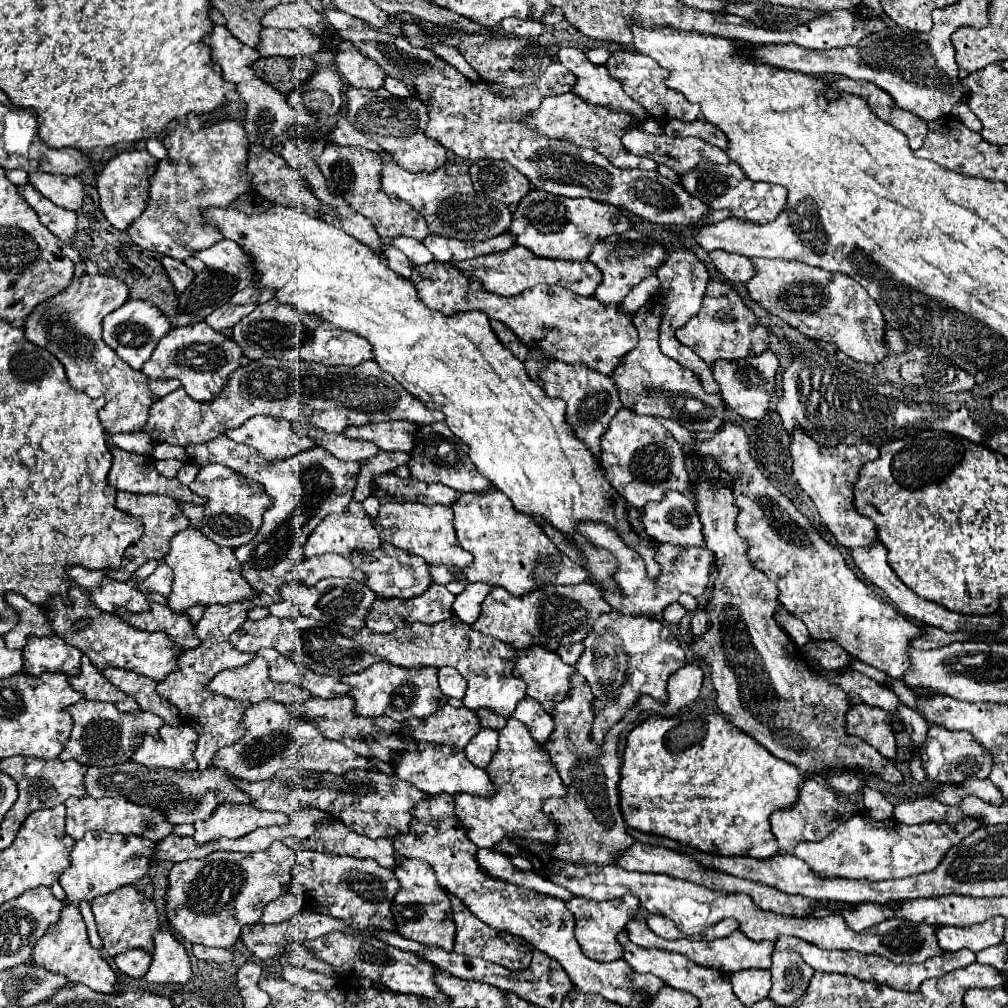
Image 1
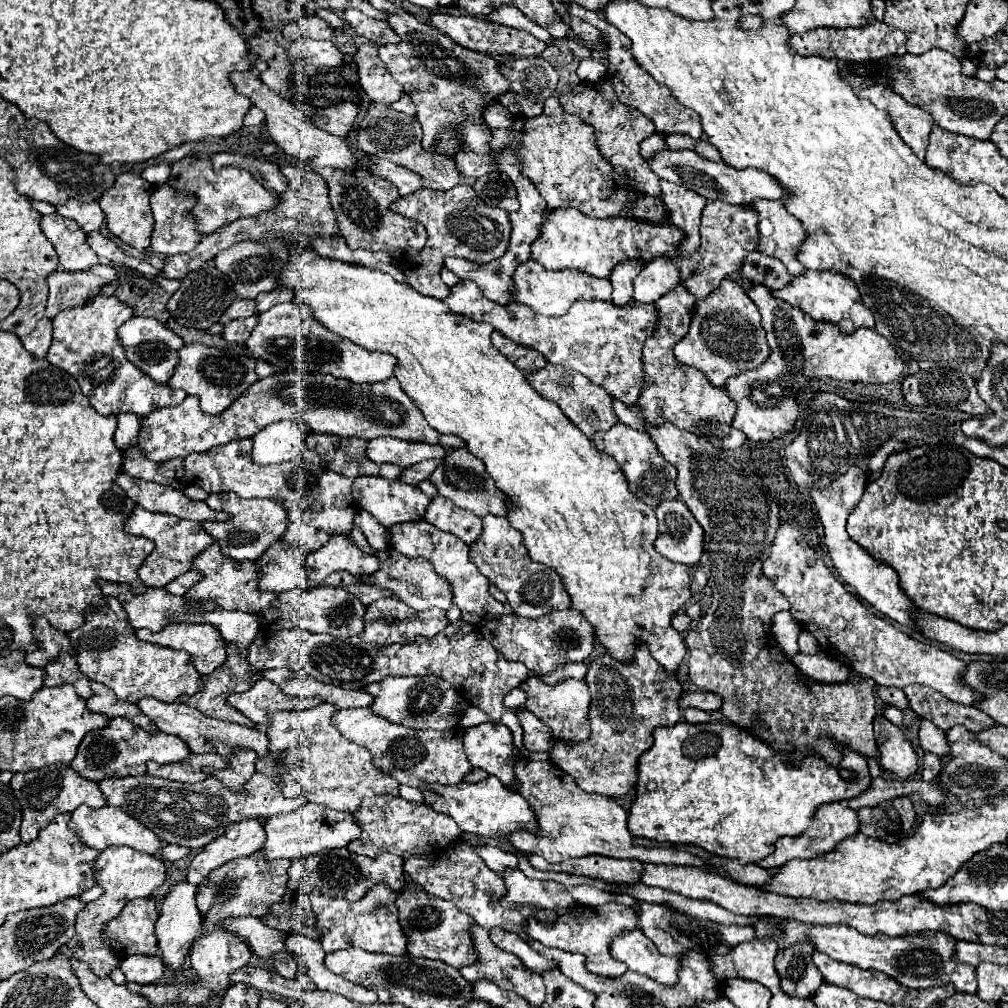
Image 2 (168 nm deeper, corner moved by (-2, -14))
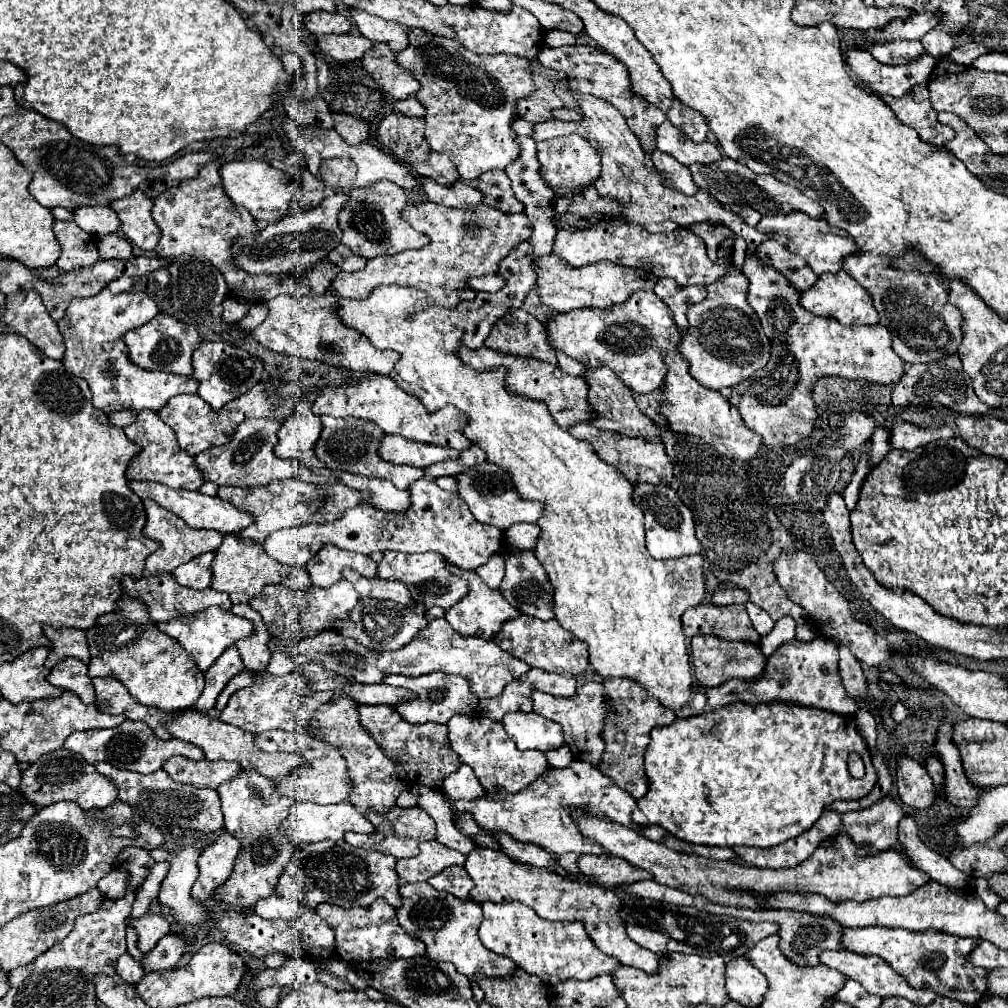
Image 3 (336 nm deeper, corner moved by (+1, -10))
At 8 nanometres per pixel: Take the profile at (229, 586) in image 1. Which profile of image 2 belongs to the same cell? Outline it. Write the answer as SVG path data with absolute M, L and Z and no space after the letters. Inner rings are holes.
M217 543L209 545L205 551L199 553L199 557L191 561L191 571L199 571L199 575L203 575L203 579L199 579L199 583L191 585L191 591L187 591L187 601L191 601L191 607L195 607L195 603L205 603L207 599L215 599L215 605L219 609L261 613L263 609L269 609L271 601L277 597L277 593L259 591L257 587L259 575L253 561L247 561L243 569L241 563L223 555Z

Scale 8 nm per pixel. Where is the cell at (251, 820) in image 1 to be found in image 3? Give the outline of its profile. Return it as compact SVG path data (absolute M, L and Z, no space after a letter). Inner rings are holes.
M222 833L220 839L208 845L198 861L200 875L192 887L192 897L198 901L206 901L214 895L214 891L226 883L234 869L234 859L240 851L240 843L230 833Z

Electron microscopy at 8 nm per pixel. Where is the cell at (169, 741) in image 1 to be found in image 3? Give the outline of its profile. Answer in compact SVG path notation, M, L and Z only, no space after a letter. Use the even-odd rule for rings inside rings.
M172 757L166 761L164 771L178 783L188 783L198 789L218 789L224 781L236 777L242 771L242 767L240 763L228 761L192 761L184 757Z

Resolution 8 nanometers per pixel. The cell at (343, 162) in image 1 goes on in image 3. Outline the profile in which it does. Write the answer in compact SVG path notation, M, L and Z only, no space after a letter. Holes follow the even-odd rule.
M380 181L366 189L350 191L348 205L338 215L338 225L342 229L342 243L350 247L356 255L372 259L376 255L396 255L408 249L420 249L430 243L430 239L416 231L404 217L402 209L408 205L404 189L392 181Z

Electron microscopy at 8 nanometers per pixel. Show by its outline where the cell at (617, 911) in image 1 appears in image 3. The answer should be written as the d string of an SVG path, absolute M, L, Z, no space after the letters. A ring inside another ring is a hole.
M482 903L484 919L480 925L480 941L486 949L514 959L516 967L528 975L536 975L544 985L556 985L564 979L592 979L604 973L614 973L618 959L604 955L586 935L580 921L560 923L540 919L530 907L520 903Z

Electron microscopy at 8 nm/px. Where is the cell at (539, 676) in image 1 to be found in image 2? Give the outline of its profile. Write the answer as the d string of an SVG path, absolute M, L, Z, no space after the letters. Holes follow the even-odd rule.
M529 677L527 681L523 681L521 689L527 693L525 709L531 711L541 723L547 723L547 727L551 727L553 735L559 737L561 741L581 743L591 735L591 727L589 727L589 719L587 719L591 697L589 697L589 689L587 689L585 681L567 679L563 683L547 685L539 677Z

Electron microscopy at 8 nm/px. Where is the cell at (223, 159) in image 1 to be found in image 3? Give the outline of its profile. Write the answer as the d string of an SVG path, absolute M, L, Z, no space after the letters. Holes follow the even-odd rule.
M264 161L224 163L220 175L222 175L222 185L226 195L236 205L246 207L256 221L266 221L266 223L280 221L286 215L290 201L302 191L302 181L298 177L290 177L286 171L278 171Z

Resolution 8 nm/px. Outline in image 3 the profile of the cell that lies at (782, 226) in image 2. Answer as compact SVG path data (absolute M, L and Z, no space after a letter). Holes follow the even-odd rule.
M788 213L788 215L766 215L760 223L758 223L760 231L766 233L780 233L786 235L788 241L788 249L796 255L800 255L816 275L822 273L836 273L842 269L842 263L848 255L856 253L856 243L854 239L844 231L844 229L836 229L832 227L828 221L824 219L810 219L804 213Z

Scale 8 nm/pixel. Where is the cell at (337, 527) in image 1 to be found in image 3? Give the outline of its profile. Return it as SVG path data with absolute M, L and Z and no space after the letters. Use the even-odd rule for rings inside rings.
M324 545L316 553L316 559L308 563L308 573L316 587L330 587L332 583L342 579L344 567L352 567L366 578L375 577L377 572L377 563L368 555L342 551L338 547Z

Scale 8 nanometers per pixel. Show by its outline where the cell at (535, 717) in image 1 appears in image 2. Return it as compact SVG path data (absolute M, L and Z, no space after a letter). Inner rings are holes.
M643 643L637 645L631 663L621 663L605 653L597 655L589 663L585 683L591 691L591 737L585 743L576 745L555 739L549 751L551 763L569 773L583 791L621 797L637 783L637 757L651 747L653 731L657 727L675 725L681 719L677 699L683 689L675 675L655 663Z

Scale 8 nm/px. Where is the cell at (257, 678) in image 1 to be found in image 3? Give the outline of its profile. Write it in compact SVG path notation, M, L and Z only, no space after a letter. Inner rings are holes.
M294 669L288 675L276 677L268 671L258 671L254 673L254 683L248 685L246 689L236 691L226 709L220 715L220 721L236 725L244 731L250 733L262 733L268 729L300 729L306 727L312 719L312 715L316 713L316 709L324 703L328 703L328 699L332 699L334 691L312 691L308 687L308 679L304 679L304 675L300 675L300 669Z

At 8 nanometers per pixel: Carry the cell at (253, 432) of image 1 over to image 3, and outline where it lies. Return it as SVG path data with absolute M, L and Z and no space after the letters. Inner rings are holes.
M320 389L304 395L296 403L292 417L284 421L282 429L278 431L278 445L274 447L276 457L298 459L306 467L326 467L314 452L322 431L320 417L312 413L312 399L316 399L316 395L320 395Z

